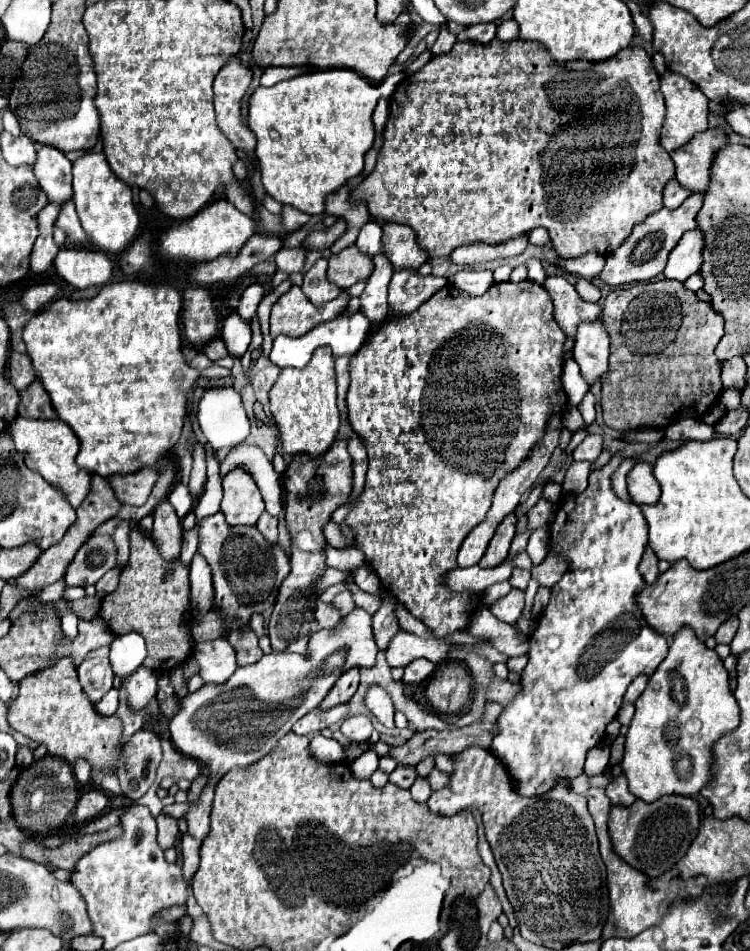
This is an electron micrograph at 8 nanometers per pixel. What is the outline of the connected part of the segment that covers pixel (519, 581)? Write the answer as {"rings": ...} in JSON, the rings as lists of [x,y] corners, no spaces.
{"rings":[[[515,570],[515,574],[509,578],[509,584],[511,584],[513,588],[525,590],[529,578],[531,578],[531,572],[529,572],[529,570]]]}

